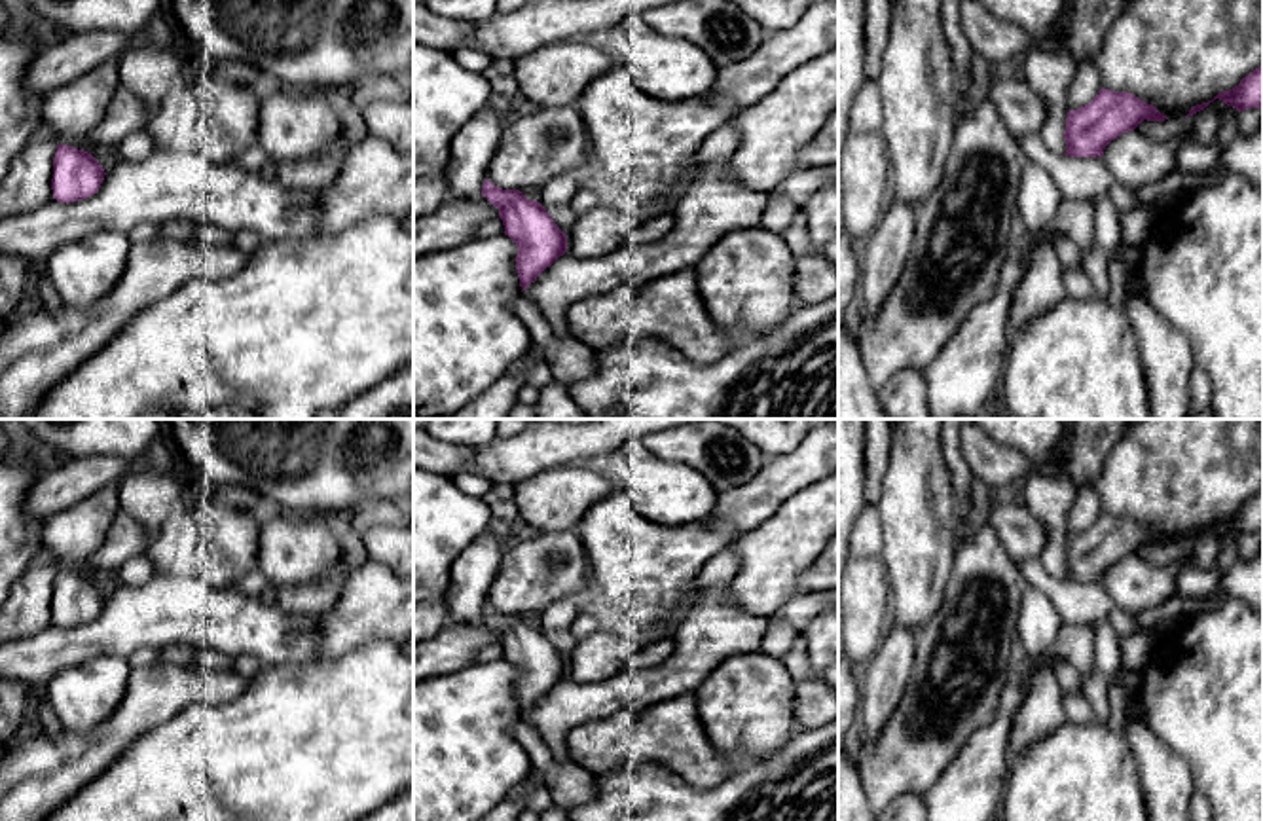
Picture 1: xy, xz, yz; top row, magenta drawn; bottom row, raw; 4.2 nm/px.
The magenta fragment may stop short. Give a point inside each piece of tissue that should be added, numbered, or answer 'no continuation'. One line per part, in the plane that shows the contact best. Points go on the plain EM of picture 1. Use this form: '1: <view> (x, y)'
no continuation

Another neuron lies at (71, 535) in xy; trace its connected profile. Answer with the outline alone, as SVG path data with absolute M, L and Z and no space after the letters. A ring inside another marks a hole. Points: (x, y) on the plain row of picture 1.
M118 483L101 487L66 510L46 518L40 527L42 546L59 561L59 569L89 576L108 597L121 586L116 573L95 571L87 557L104 542L104 537L121 510Z

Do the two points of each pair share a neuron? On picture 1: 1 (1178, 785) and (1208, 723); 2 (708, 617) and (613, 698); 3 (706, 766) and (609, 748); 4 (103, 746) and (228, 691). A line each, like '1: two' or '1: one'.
1: two
2: one
3: one
4: one

